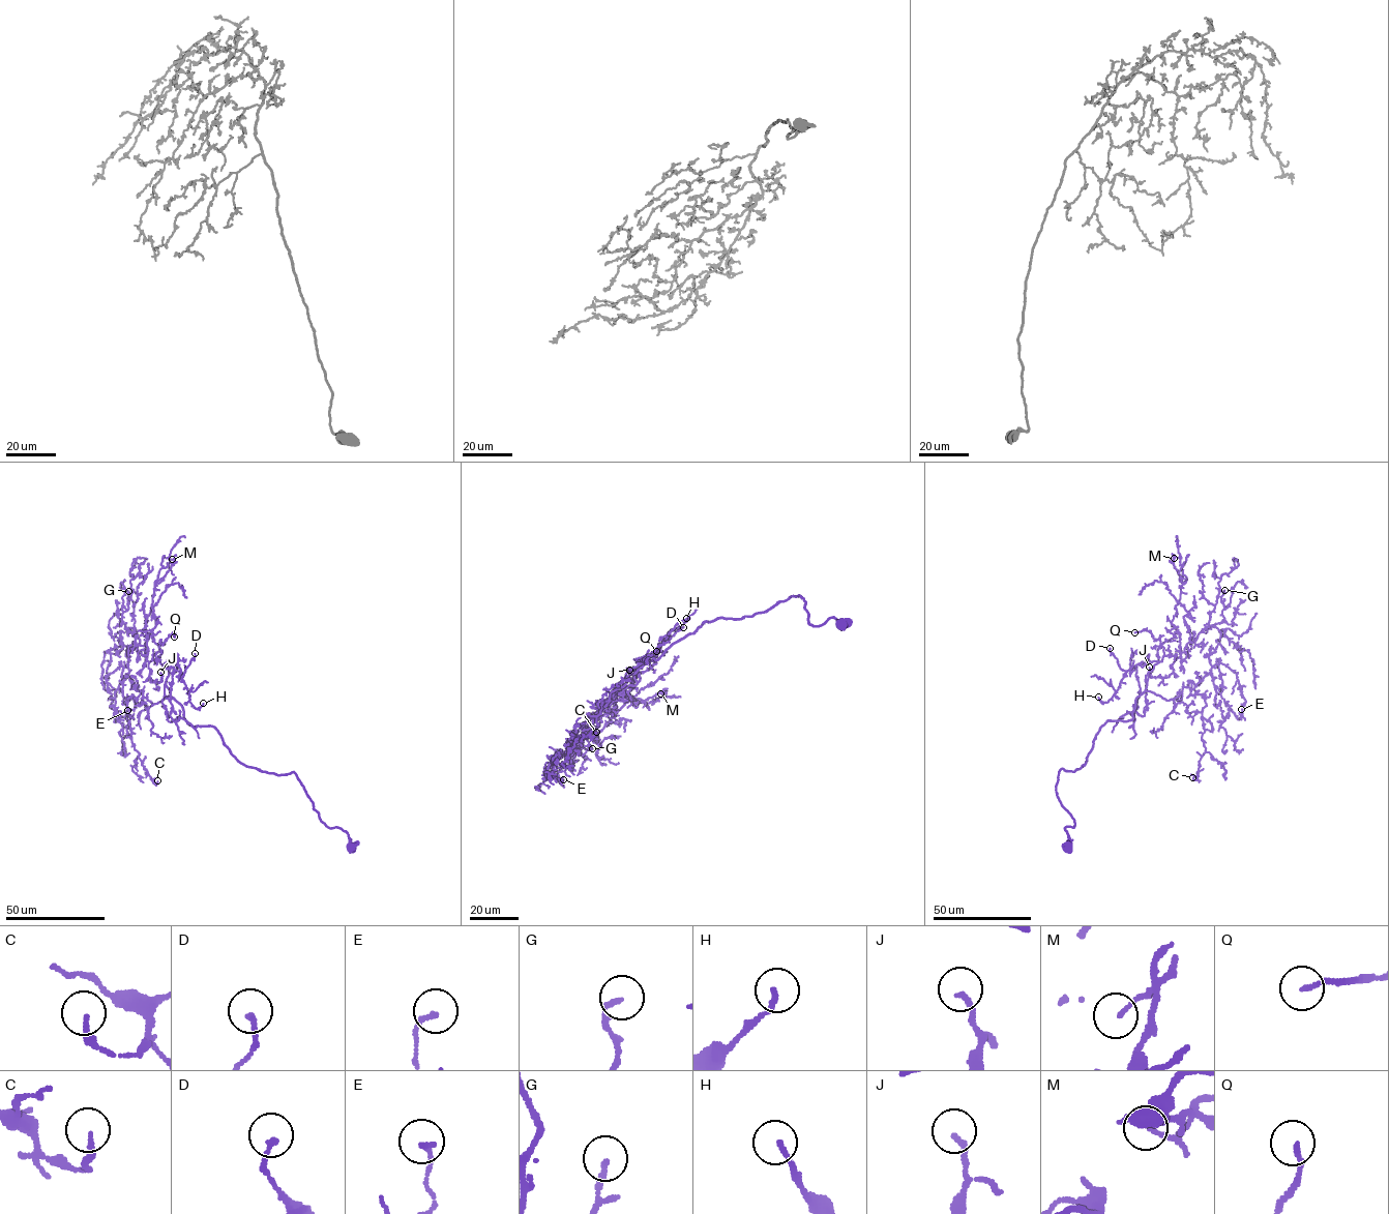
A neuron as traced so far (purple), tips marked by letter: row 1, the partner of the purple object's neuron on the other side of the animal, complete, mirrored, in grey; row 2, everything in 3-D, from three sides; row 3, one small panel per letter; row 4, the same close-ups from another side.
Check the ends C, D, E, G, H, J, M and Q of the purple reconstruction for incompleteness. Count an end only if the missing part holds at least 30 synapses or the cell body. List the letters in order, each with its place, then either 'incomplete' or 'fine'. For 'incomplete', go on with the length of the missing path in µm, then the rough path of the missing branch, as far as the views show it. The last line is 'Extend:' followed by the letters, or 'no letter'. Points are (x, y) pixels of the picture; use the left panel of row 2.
C: place (157, 780); fine
D: place (195, 653); fine
E: place (127, 710); fine
G: place (128, 591); fine
H: place (203, 703); fine
J: place (160, 672); fine
M: place (172, 559); fine
Q: place (174, 637); fine
Extend: no letter

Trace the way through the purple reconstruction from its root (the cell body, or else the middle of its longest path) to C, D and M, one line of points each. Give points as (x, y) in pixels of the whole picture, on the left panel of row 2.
C: (351, 847), (294, 772), (245, 766), (213, 727), (142, 690), (127, 703), (131, 739), (157, 780)
D: (351, 847), (294, 772), (245, 766), (213, 727), (184, 719), (163, 667), (182, 676), (195, 653)
M: (351, 847), (294, 772), (245, 766), (213, 727), (183, 717), (151, 635), (154, 585), (172, 559)

